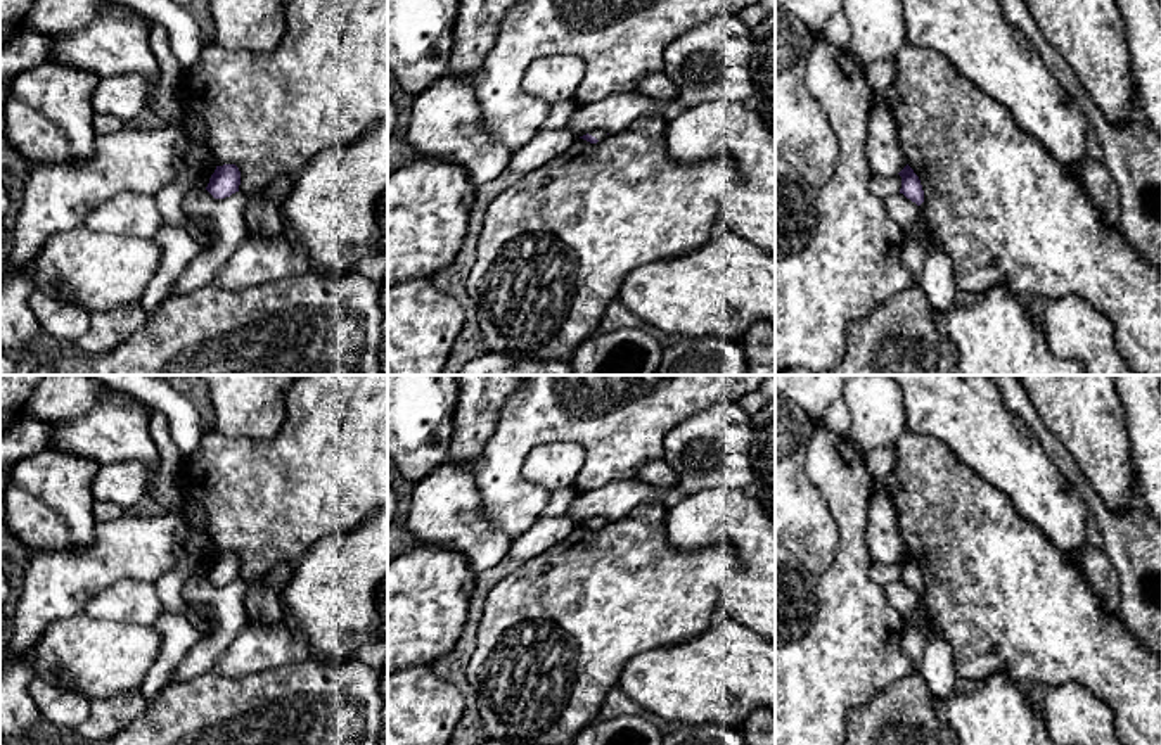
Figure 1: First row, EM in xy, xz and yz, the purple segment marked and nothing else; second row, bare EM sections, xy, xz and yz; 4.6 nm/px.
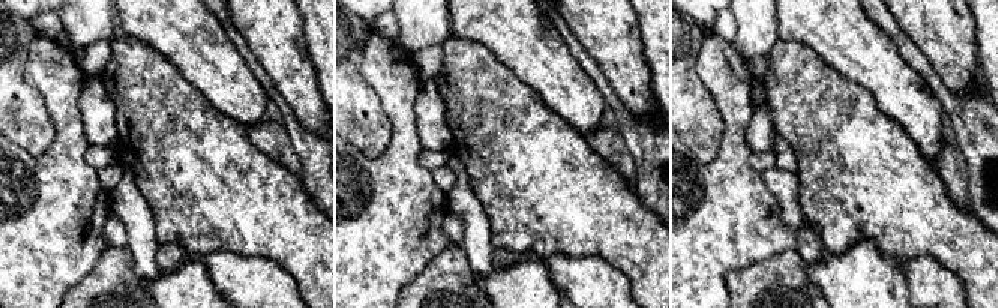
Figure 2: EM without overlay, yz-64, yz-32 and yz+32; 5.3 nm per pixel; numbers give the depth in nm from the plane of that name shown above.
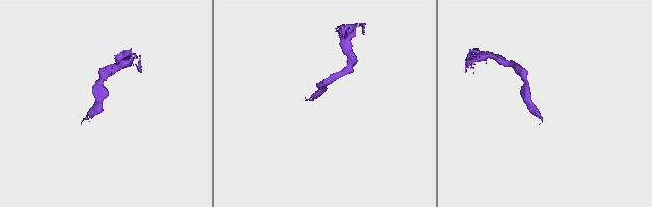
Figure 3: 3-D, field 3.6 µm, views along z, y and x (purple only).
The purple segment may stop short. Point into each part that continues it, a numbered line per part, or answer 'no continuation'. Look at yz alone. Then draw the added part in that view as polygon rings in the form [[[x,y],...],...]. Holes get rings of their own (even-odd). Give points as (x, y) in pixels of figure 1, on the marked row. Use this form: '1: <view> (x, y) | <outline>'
1: yz (936, 279) | [[[924,202],[920,204],[922,216],[912,228],[912,235],[926,244],[927,258],[924,261],[919,285],[927,296],[927,302],[934,313],[950,311],[957,304],[959,287],[955,283],[953,266],[946,254],[931,235],[924,218]]]

